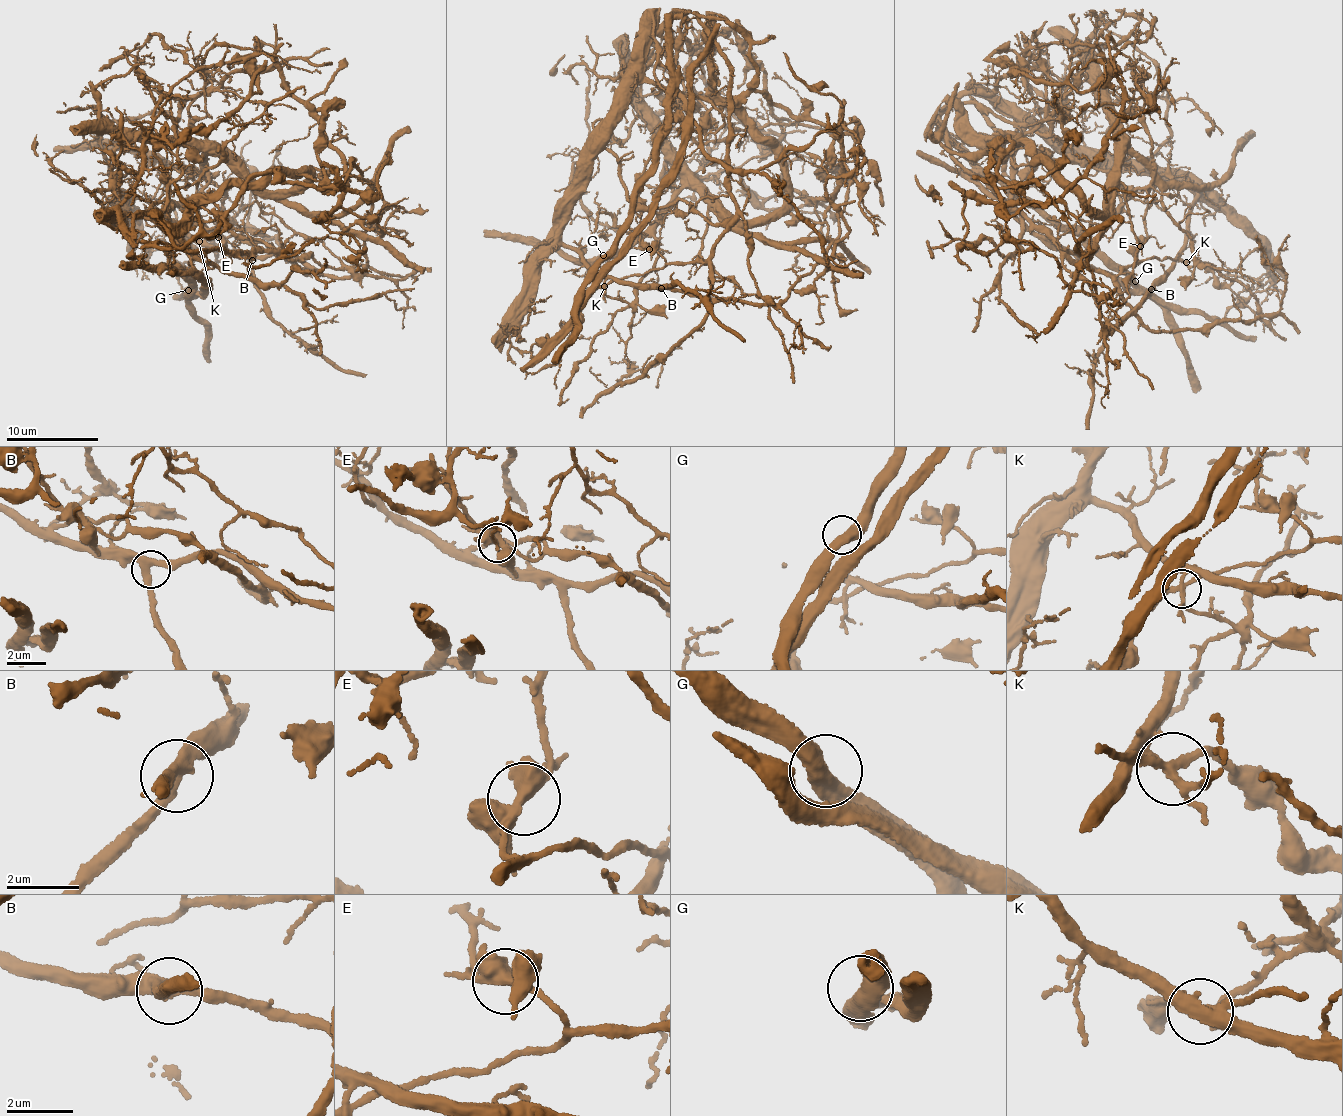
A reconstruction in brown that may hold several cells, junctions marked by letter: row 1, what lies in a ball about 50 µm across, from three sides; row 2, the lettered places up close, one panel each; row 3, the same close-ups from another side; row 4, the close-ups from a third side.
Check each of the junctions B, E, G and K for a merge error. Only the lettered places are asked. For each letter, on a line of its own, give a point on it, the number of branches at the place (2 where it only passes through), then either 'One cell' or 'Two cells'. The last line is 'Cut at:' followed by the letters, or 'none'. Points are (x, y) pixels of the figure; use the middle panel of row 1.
B: Place: (661, 288). Branches: 3. One cell
E: Place: (649, 249). Branches: 4. Two cells
G: Place: (603, 255). Branches: 2. One cell
K: Place: (604, 286). Branches: 4. Two cells
Cut at: E, K

